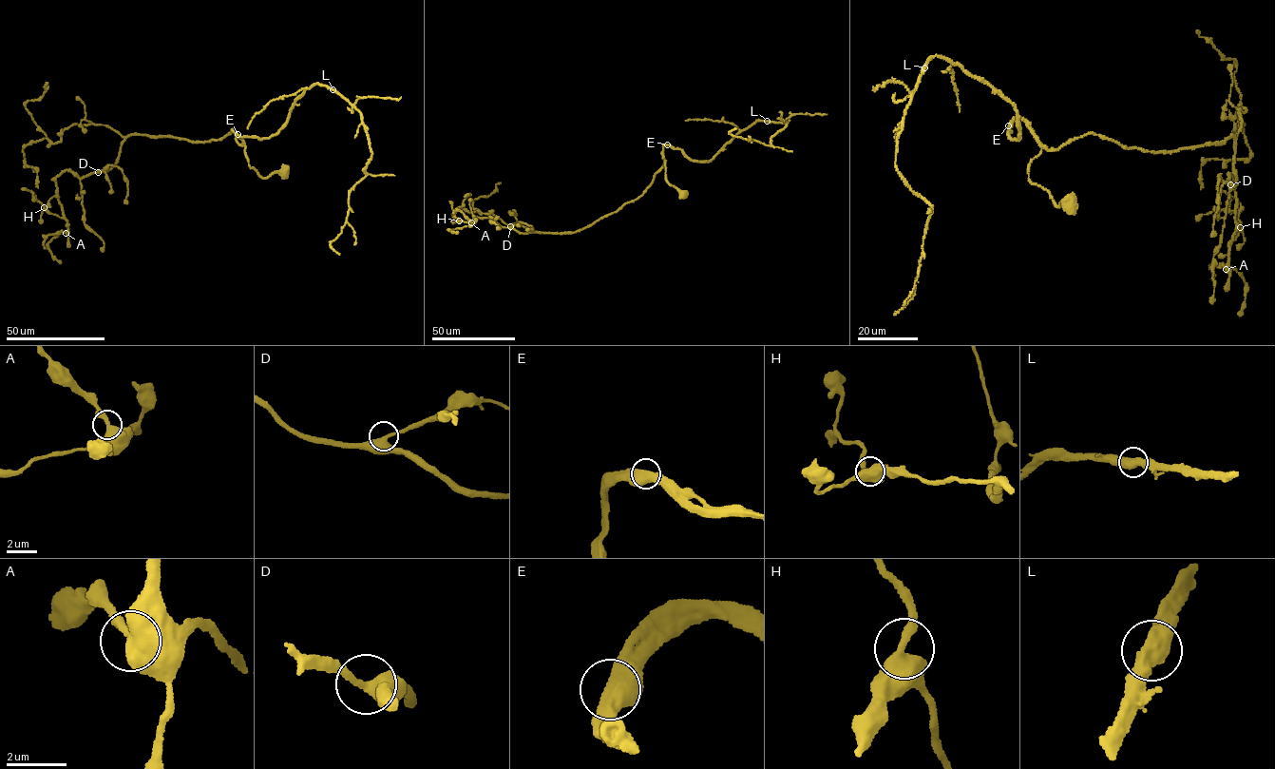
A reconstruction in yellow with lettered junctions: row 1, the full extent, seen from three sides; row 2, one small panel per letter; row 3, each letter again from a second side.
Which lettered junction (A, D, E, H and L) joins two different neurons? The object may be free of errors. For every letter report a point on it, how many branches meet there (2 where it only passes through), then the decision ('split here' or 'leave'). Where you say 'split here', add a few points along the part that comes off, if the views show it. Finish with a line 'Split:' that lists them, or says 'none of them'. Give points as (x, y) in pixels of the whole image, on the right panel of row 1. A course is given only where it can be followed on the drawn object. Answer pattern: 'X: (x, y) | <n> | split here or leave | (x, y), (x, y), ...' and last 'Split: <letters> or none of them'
A: (1226, 269) | 2 | leave
D: (1230, 184) | 2 | leave
E: (1008, 125) | 2 | leave
H: (1240, 227) | 2 | leave
L: (924, 67) | 2 | leave
Split: none of them

